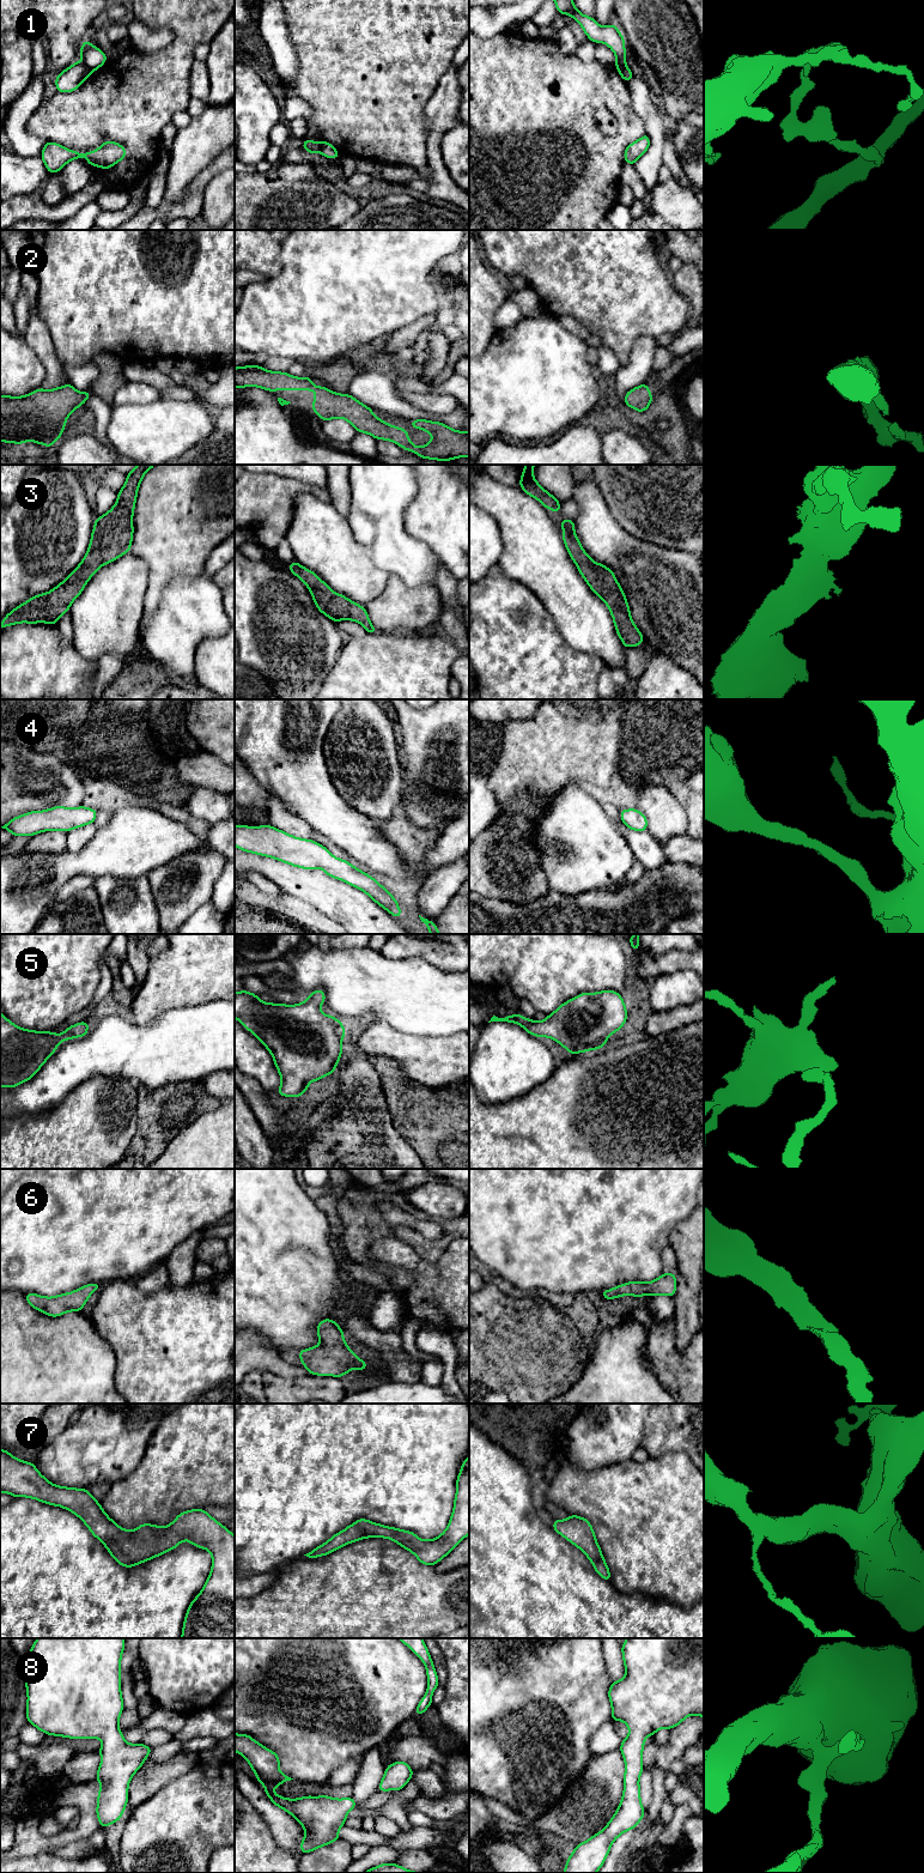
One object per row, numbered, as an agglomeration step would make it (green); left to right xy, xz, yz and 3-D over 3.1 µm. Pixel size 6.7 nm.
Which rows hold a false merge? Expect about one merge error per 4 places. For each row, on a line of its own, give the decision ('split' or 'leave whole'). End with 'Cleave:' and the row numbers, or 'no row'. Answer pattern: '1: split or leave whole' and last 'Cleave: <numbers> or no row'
1: split
2: leave whole
3: leave whole
4: leave whole
5: leave whole
6: leave whole
7: leave whole
8: leave whole
Cleave: 1

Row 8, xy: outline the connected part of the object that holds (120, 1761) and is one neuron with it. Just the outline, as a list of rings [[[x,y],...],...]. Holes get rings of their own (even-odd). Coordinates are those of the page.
[[[37,1638],[26,1657],[28,1722],[48,1735],[102,1740],[98,1751],[102,1760],[95,1776],[101,1783],[96,1813],[102,1829],[121,1819],[128,1801],[129,1782],[153,1750],[141,1742],[127,1744],[118,1729],[123,1710],[120,1678],[123,1650],[124,1638]]]

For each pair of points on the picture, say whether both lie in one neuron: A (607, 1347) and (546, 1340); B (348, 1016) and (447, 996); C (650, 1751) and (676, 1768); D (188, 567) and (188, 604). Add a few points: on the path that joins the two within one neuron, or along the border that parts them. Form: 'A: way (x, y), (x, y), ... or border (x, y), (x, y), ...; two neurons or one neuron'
A: border (591, 1353), (583, 1374), (578, 1379); two neurons
B: way (372, 996), (423, 996); one neuron
C: border (680, 1758), (672, 1763), (669, 1770); two neurons
D: border (202, 573), (195, 576), (175, 576), (164, 591); two neurons

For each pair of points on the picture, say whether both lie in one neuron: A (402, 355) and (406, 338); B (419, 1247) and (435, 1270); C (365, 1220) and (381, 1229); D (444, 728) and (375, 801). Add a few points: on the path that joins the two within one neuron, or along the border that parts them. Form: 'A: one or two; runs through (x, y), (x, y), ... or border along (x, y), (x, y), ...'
A: two; border along (412, 345), (397, 347), (388, 352)
B: two; border along (406, 1243), (427, 1259), (436, 1259), (451, 1243)
C: one; runs through (369, 1224), (377, 1228)
D: two; border along (401, 762), (401, 798), (399, 800)

